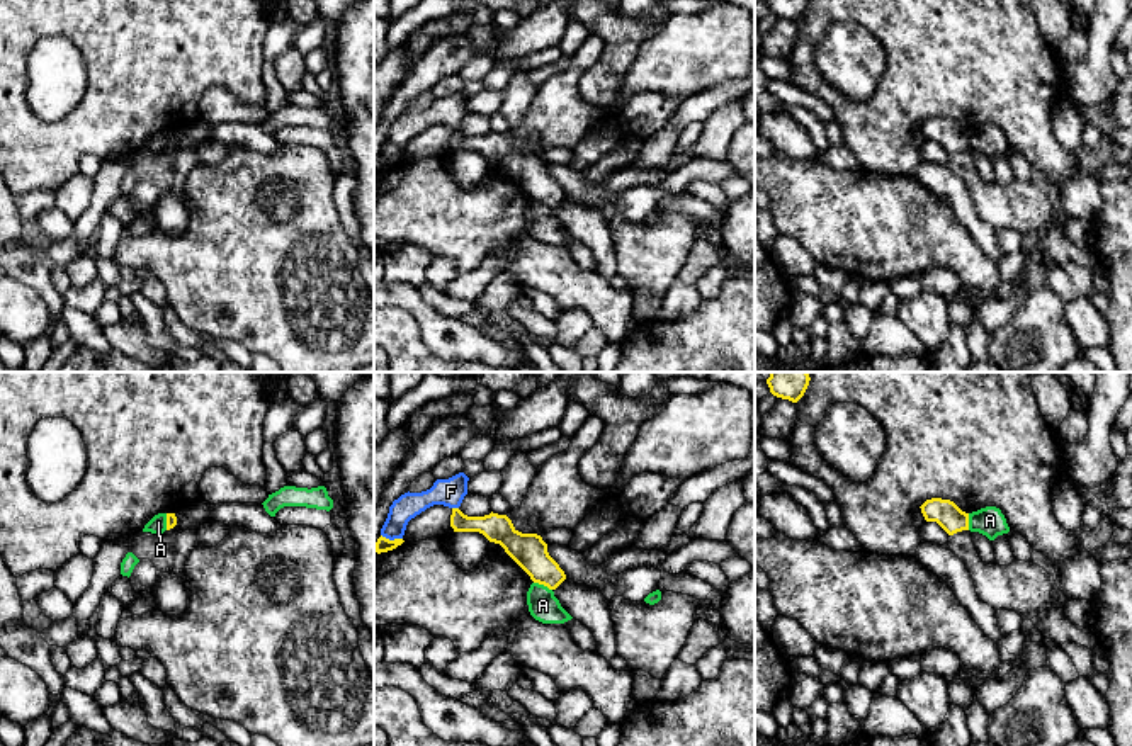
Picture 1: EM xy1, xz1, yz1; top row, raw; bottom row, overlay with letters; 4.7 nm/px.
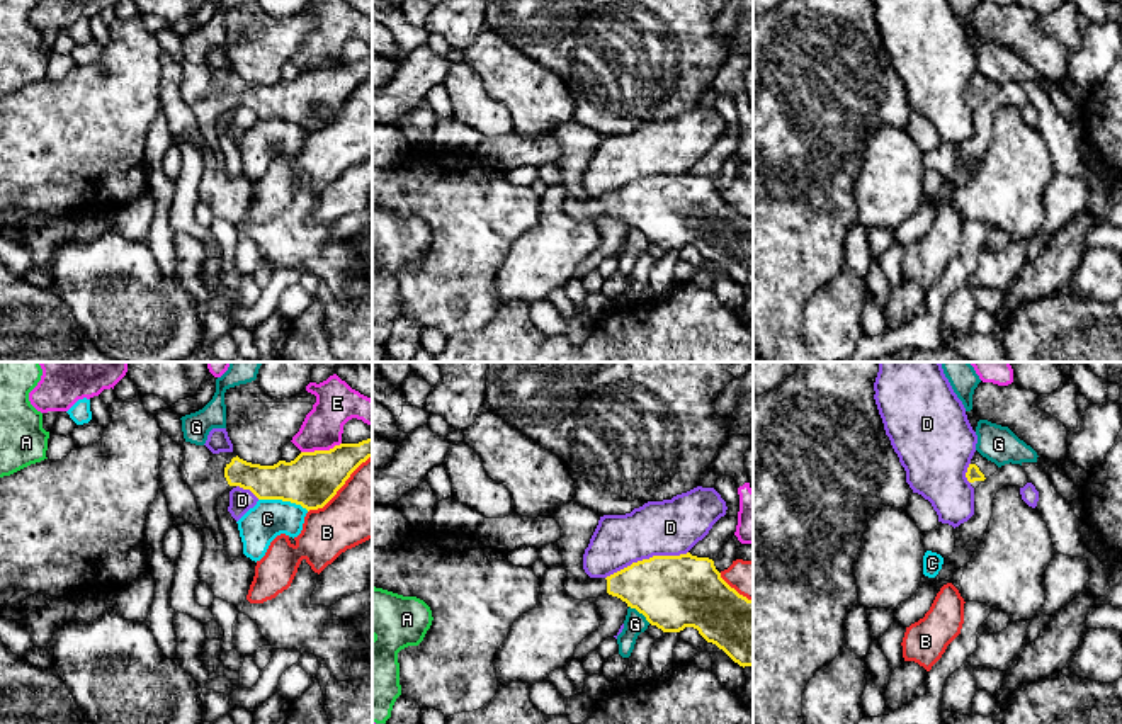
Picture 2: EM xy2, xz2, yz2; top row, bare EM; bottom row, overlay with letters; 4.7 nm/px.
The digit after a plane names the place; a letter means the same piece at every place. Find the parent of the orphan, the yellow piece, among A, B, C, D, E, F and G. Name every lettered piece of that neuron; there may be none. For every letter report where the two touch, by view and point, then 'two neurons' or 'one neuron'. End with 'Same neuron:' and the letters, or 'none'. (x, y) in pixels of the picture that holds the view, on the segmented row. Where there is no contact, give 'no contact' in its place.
A: contact xz1 (543, 583); two neurons
B: contact xy2 (340, 486); two neurons
C: contact xy2 (284, 500); two neurons
D: contact xz2 (646, 559); two neurons
E: contact xy2 (320, 451); two neurons
F: contact xz1 (456, 508); two neurons
G: contact xz2 (640, 612); two neurons
Same neuron: none

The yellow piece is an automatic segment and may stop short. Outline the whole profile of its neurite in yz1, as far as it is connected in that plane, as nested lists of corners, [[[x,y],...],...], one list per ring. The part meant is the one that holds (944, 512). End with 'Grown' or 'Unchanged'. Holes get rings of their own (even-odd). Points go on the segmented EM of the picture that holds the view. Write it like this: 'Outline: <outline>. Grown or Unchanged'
Outline: [[[931,498],[920,508],[926,522],[937,522],[948,535],[969,530],[969,513],[950,500]]]. Unchanged

